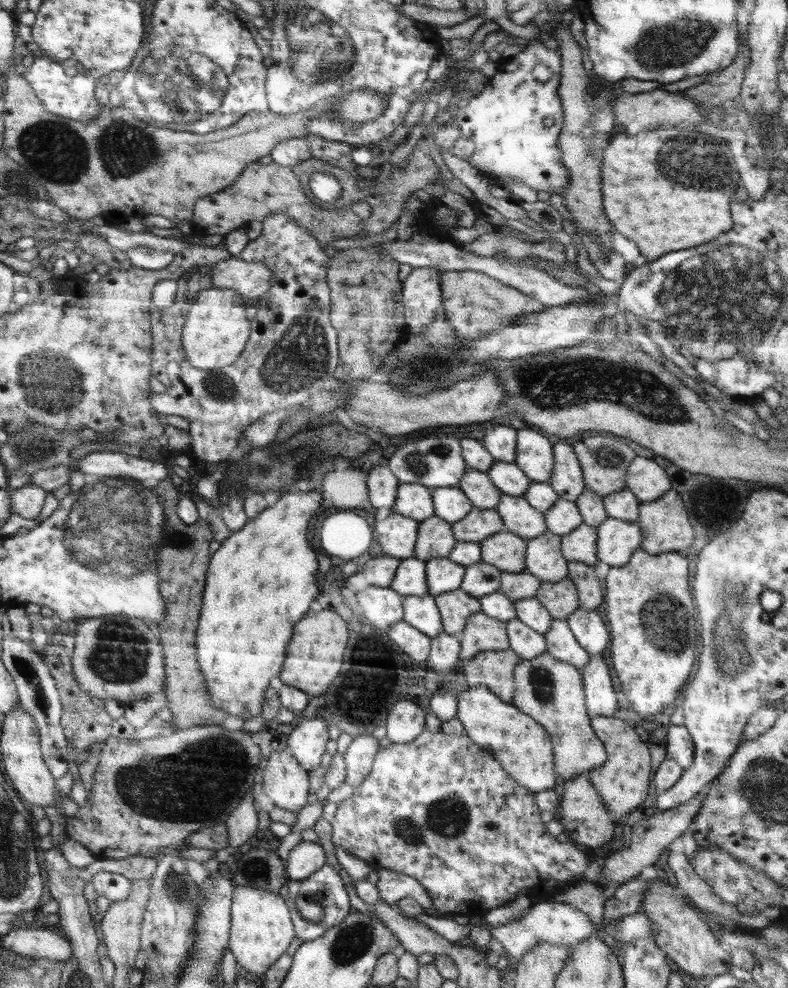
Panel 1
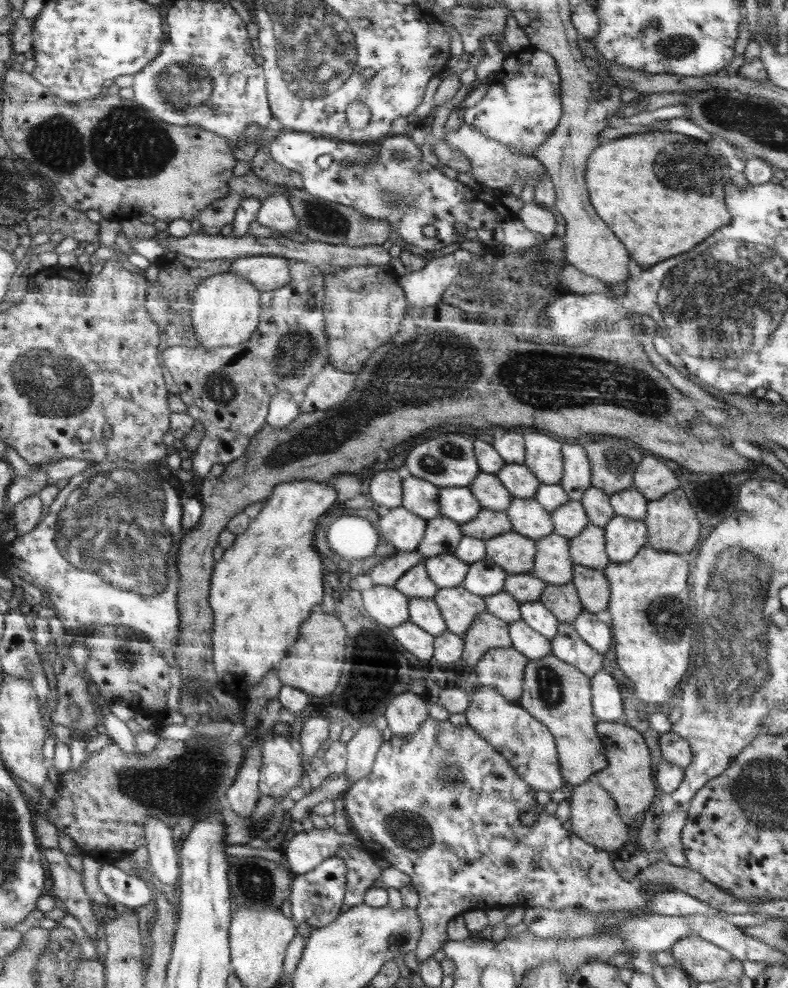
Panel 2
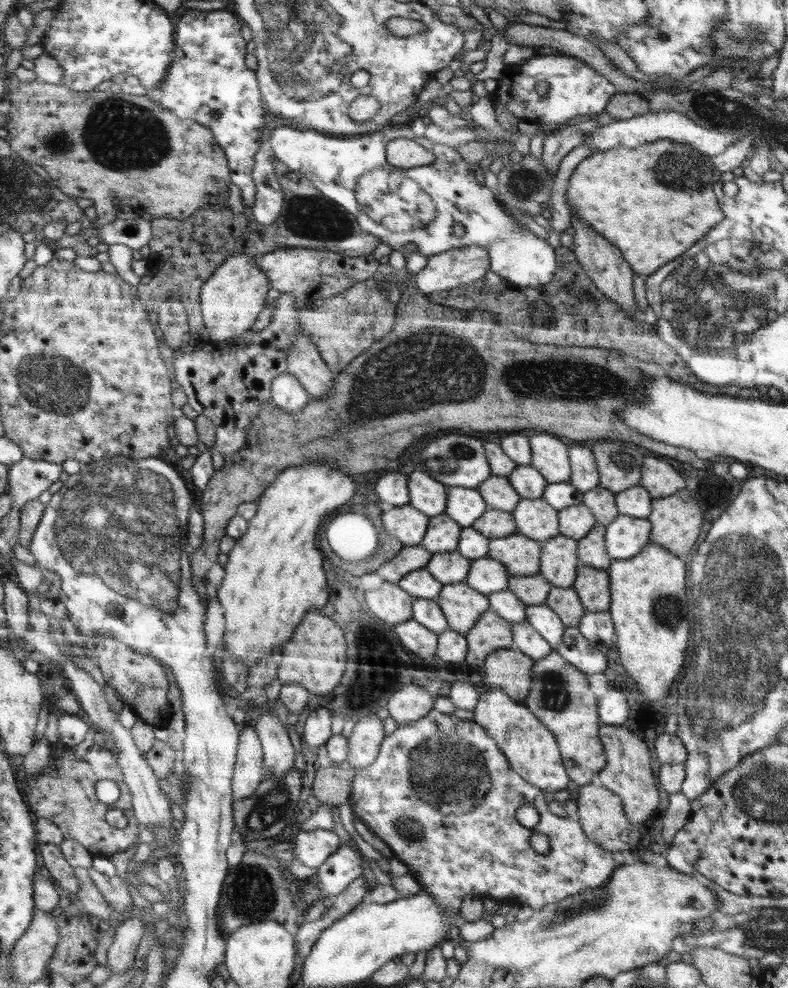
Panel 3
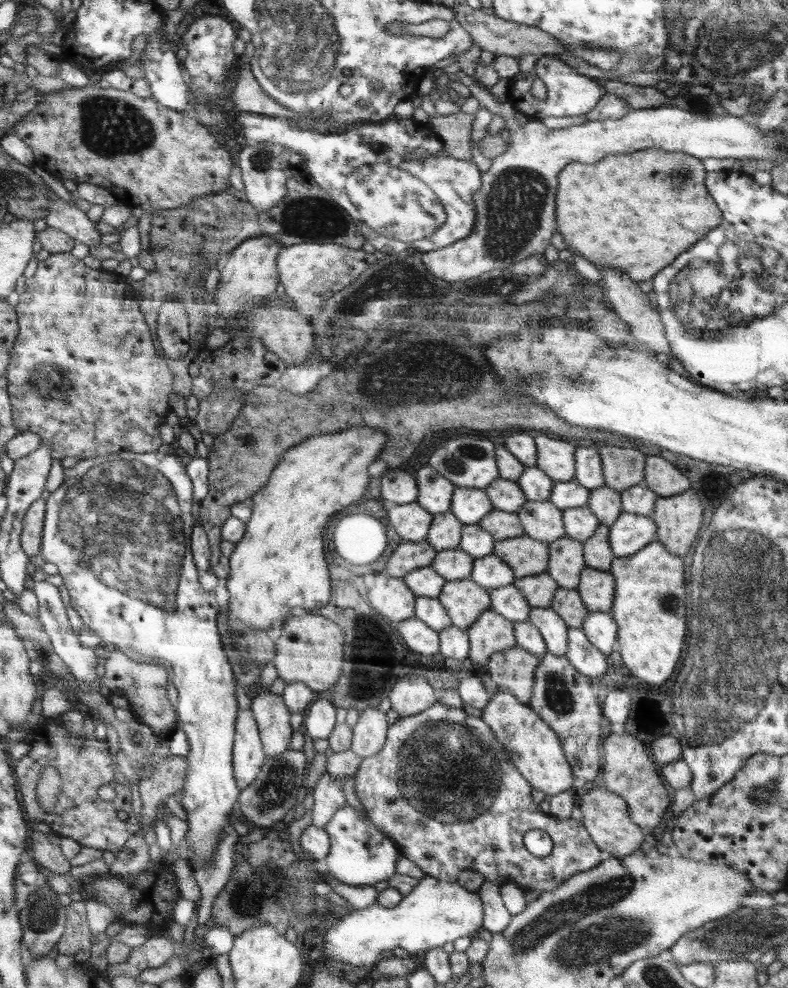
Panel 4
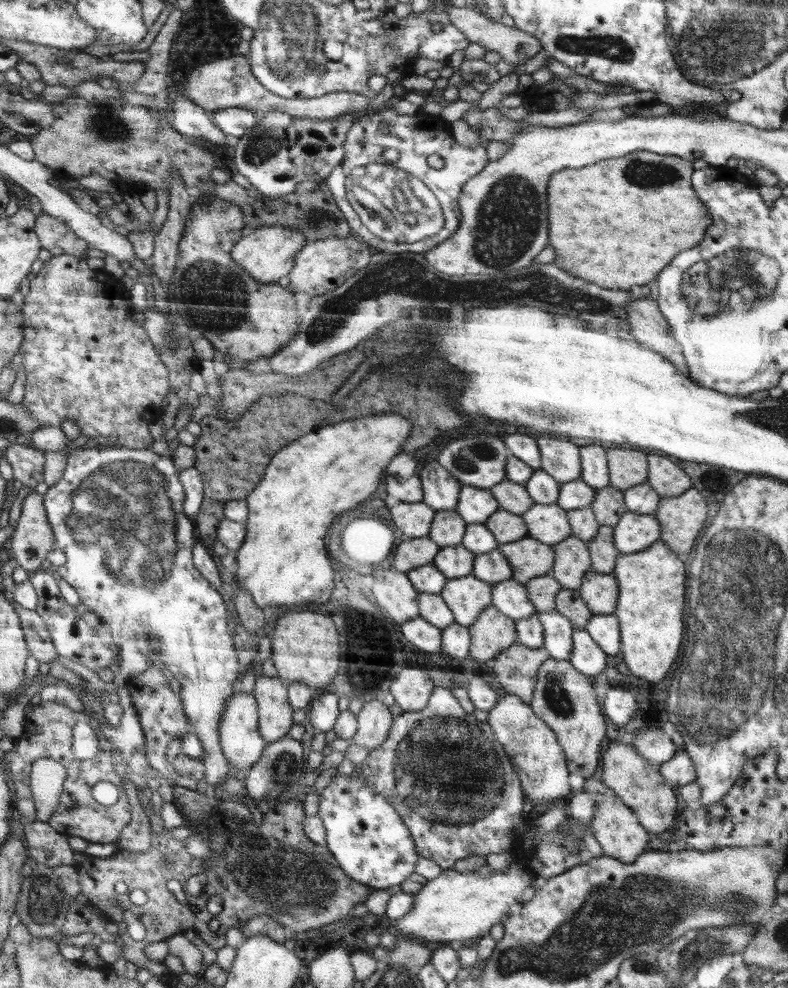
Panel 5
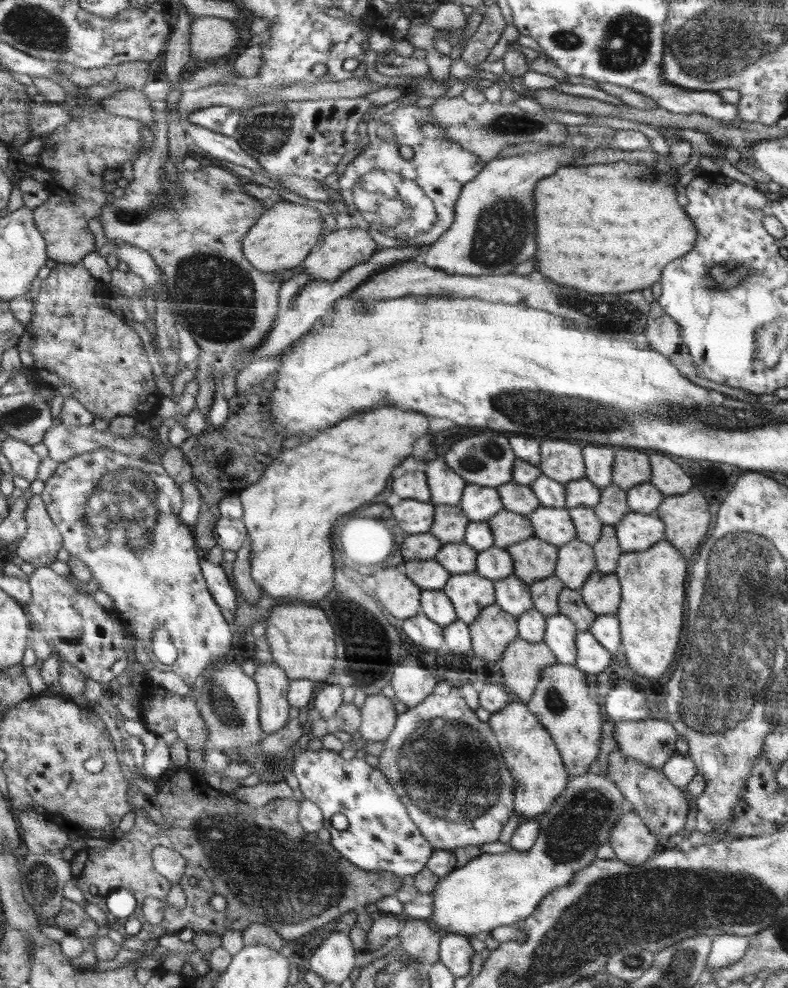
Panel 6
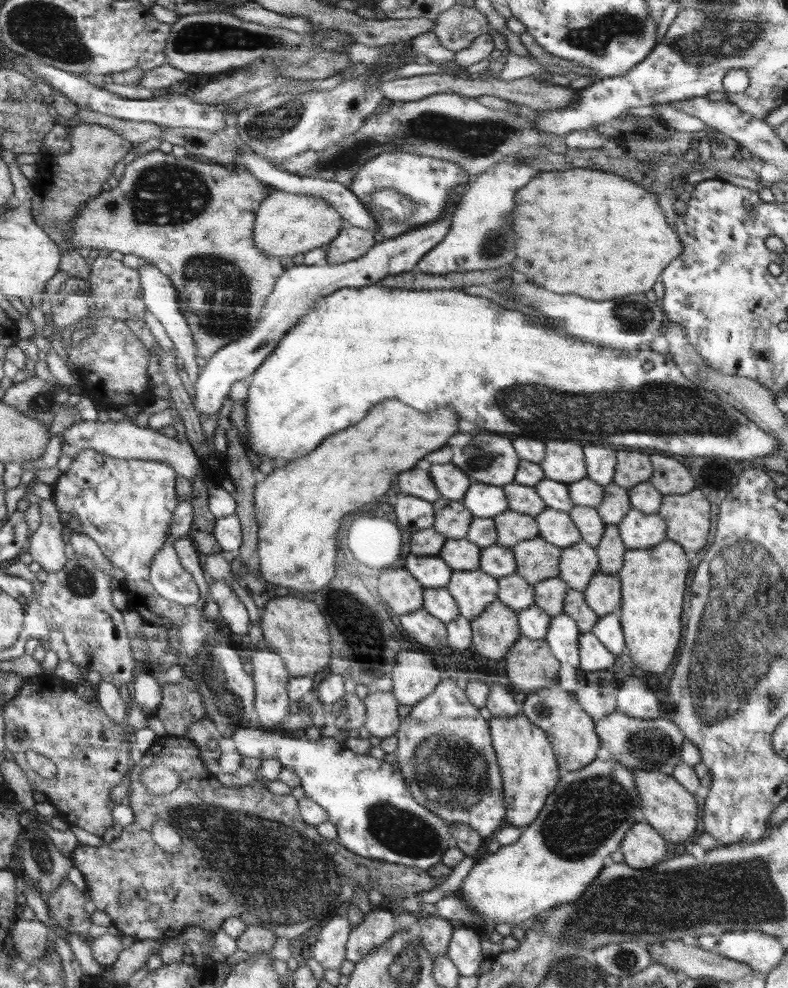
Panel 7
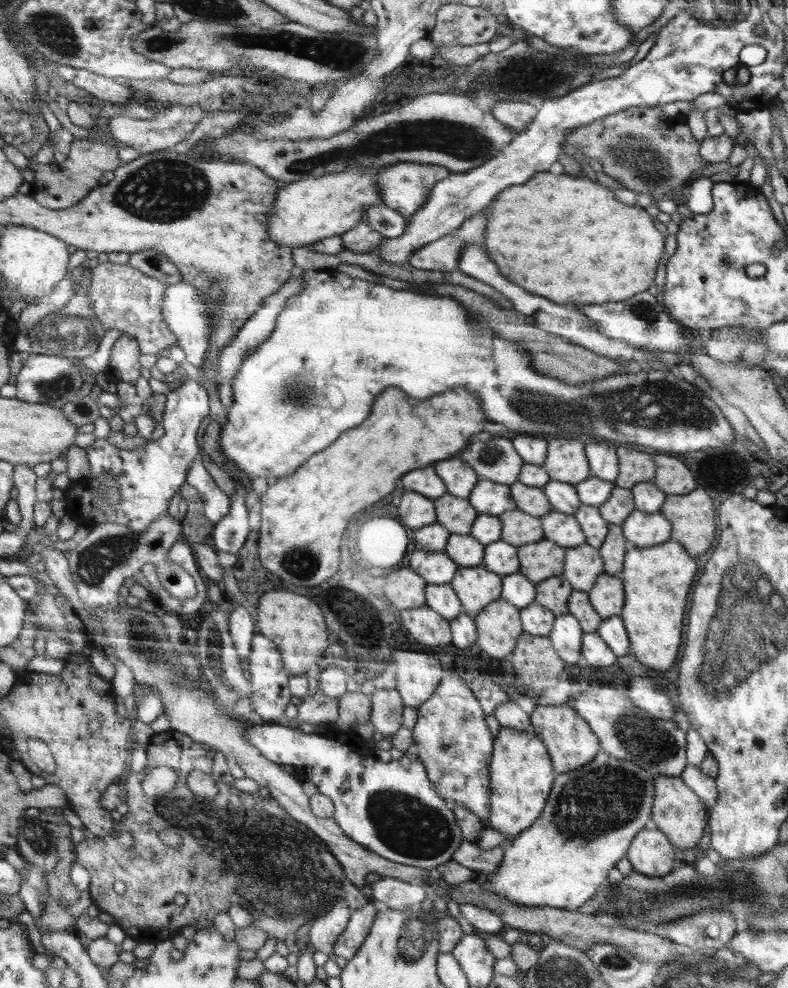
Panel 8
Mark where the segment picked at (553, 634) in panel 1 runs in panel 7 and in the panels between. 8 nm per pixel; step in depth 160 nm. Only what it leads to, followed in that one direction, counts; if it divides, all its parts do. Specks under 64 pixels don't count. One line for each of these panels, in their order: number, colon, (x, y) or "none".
2: (567, 645)
3: (575, 648)
4: (583, 655)
5: (587, 657)
6: (592, 657)
7: (593, 655)

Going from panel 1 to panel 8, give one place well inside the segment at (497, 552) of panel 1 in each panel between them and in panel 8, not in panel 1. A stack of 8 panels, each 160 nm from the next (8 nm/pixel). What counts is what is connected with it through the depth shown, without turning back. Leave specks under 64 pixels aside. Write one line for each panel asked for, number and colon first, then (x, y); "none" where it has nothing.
2: (515, 553)
3: (520, 555)
4: (526, 556)
5: (529, 558)
6: (533, 559)
7: (537, 560)
8: (538, 561)

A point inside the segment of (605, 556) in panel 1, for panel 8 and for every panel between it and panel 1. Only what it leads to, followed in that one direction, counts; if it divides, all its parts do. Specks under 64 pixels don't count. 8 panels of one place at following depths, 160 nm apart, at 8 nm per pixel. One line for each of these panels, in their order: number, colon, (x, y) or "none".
2: (624, 536)
3: (625, 536)
4: (630, 532)
5: (634, 532)
6: (636, 532)
7: (638, 530)
8: (641, 529)

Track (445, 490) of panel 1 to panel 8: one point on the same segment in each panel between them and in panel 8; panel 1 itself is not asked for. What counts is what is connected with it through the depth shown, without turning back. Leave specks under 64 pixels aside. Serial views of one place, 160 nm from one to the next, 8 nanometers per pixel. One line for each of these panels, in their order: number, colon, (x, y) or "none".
2: (458, 503)
3: (464, 505)
4: (470, 505)
5: (475, 505)
6: (479, 503)
7: (484, 501)
8: (492, 498)

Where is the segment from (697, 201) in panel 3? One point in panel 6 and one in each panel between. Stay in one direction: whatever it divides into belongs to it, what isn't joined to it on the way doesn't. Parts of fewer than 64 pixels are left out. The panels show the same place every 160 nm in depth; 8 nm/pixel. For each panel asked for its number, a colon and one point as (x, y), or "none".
4: (637, 211)
5: (618, 222)
6: (602, 228)

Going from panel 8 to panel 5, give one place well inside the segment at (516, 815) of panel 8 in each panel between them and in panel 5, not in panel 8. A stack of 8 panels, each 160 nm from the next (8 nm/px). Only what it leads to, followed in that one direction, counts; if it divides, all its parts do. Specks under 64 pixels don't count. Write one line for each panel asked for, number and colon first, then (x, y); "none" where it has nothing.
5: (532, 746)
6: (530, 753)
7: (529, 771)

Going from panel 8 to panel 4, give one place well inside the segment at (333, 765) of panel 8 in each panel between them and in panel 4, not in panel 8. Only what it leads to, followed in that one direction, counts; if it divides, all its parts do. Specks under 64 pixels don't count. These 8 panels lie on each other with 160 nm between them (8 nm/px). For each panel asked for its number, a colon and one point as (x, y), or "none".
4: (359, 855)
5: (367, 837)
6: (381, 837)
7: (368, 800)

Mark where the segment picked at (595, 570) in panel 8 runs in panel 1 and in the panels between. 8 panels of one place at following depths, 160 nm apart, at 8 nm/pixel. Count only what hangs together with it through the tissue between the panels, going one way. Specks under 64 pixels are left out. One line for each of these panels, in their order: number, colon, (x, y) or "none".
1: (543, 558)
2: (553, 564)
3: (558, 562)
4: (566, 555)
5: (572, 561)
6: (576, 562)
7: (578, 563)

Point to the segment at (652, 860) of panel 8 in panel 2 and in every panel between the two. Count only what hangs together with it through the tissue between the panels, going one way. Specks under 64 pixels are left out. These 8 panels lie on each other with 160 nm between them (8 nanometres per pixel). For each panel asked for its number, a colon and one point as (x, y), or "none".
2: (594, 818)
3: (600, 813)
4: (606, 818)
5: (615, 827)
6: (633, 844)
7: (642, 847)

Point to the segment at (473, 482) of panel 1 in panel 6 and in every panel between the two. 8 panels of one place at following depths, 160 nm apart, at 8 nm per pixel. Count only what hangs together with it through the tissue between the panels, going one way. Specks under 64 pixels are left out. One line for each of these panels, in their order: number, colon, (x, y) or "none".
2: (490, 492)
3: (497, 491)
4: (505, 495)
5: (513, 497)
6: (520, 499)

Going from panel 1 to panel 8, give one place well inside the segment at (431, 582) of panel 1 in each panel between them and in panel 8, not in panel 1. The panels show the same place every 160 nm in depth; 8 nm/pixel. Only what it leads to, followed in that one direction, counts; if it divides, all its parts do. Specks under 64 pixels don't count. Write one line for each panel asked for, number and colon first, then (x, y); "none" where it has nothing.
2: (447, 571)
3: (448, 568)
4: (452, 564)
5: (455, 561)
6: (457, 558)
7: (459, 554)
8: (466, 551)

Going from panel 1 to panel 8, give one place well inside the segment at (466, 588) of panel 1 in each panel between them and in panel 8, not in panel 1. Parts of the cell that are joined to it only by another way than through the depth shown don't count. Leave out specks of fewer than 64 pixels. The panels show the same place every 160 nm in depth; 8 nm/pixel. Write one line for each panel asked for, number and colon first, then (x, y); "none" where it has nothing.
2: (485, 577)
3: (486, 575)
4: (491, 572)
5: (492, 567)
6: (495, 563)
7: (498, 561)
8: (500, 557)

